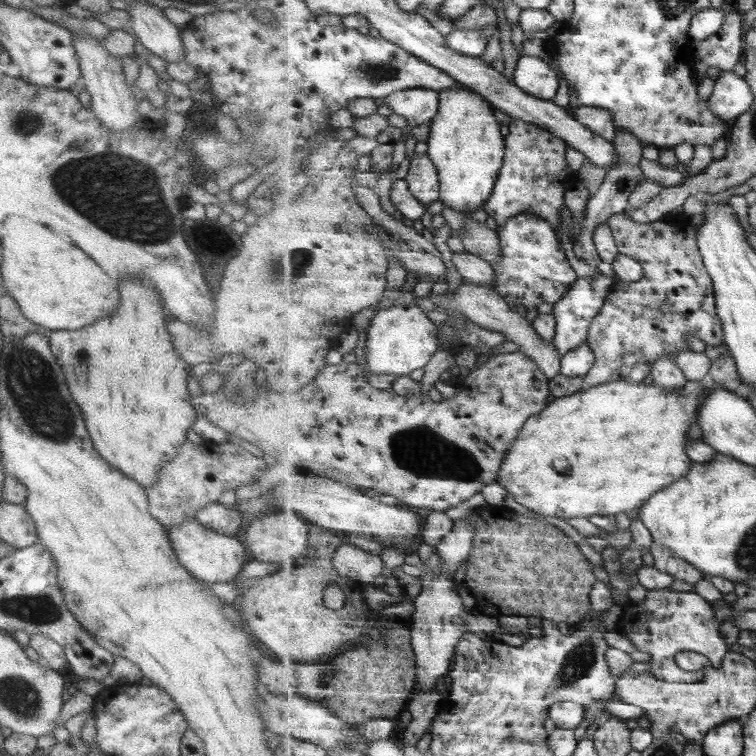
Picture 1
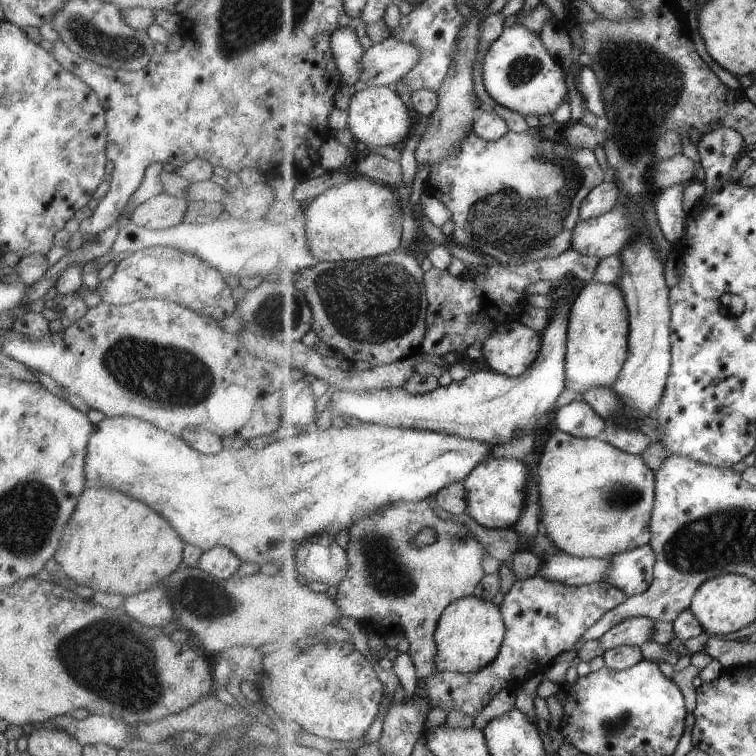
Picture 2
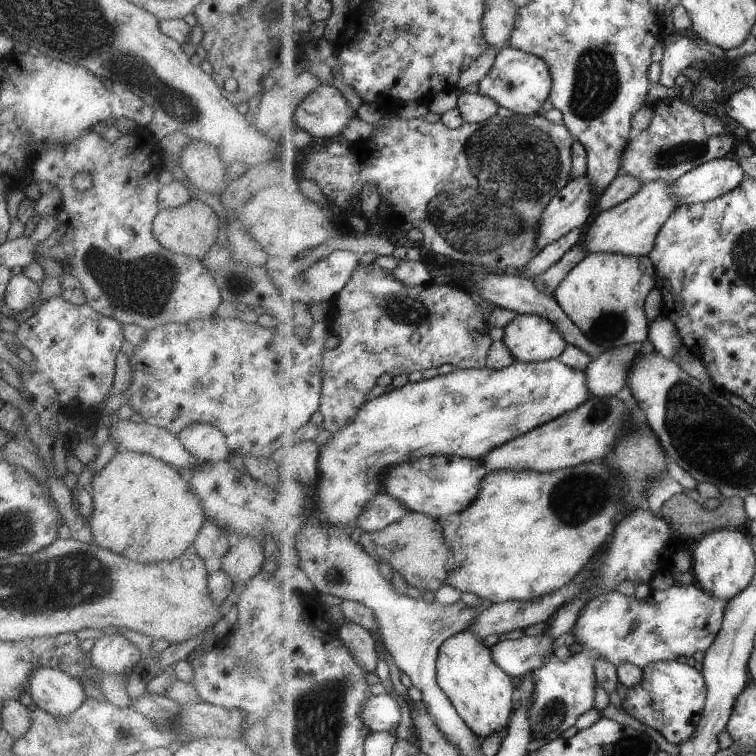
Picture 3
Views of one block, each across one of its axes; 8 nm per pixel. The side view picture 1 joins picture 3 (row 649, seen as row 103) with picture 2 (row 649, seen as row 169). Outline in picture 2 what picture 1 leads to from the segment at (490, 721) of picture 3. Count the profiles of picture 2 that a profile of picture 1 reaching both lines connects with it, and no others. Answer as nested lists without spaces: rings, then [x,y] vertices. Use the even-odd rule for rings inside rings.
[[[467,596],[453,602],[442,615],[436,631],[436,668],[462,674],[479,673],[500,656],[506,640],[506,625],[500,606]]]

